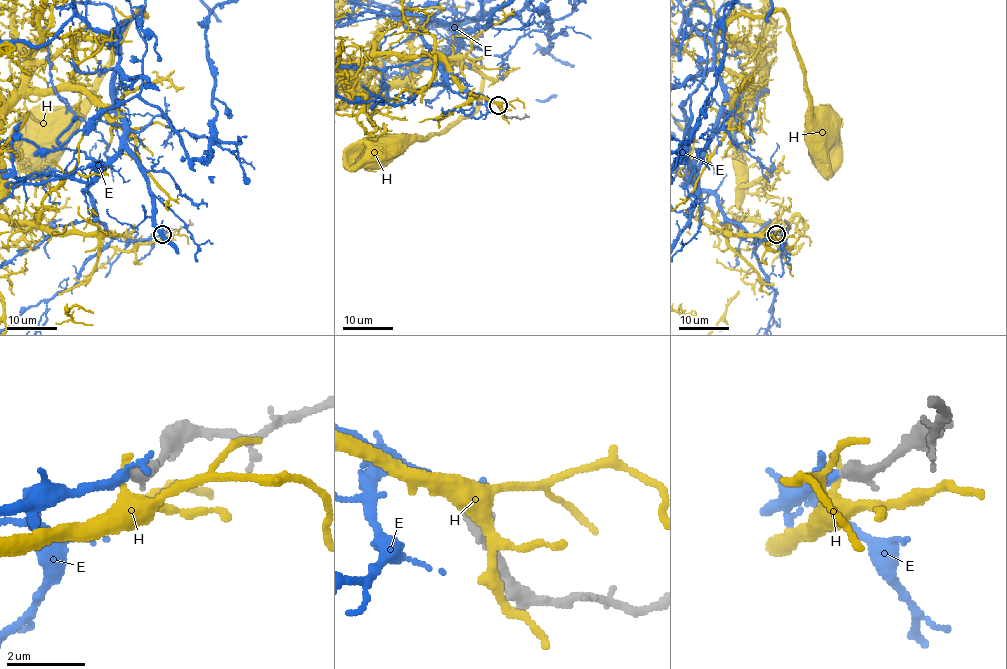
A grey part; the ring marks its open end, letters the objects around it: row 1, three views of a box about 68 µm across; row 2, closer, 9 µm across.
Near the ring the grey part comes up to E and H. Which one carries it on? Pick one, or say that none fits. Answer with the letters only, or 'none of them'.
E

